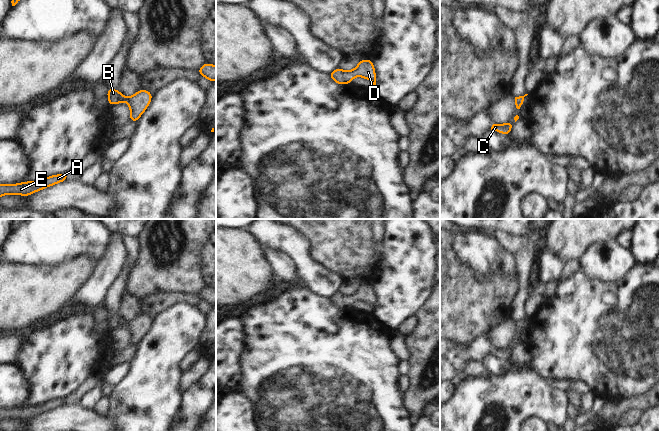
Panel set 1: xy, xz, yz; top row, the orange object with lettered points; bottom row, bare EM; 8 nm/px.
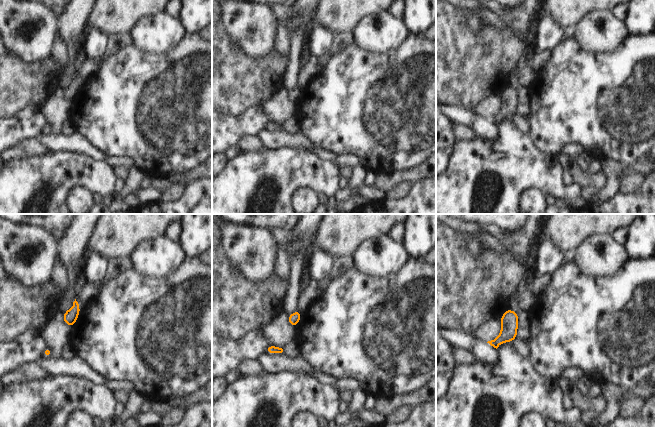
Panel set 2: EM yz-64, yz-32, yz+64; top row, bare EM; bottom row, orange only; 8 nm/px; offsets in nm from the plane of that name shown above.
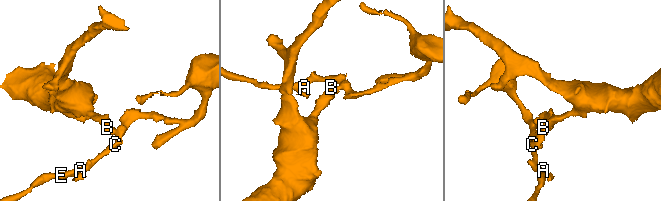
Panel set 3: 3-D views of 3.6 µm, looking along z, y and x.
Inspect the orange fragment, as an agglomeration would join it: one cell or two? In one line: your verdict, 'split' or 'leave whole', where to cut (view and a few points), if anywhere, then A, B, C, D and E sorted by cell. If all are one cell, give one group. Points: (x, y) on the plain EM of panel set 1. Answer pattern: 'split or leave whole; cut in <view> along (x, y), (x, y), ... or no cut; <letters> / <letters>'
leave whole; no cut; A B C D E

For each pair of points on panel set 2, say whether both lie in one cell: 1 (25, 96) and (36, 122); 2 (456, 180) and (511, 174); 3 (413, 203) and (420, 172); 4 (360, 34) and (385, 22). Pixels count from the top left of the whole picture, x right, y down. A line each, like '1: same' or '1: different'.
1: different
2: same
3: different
4: same

